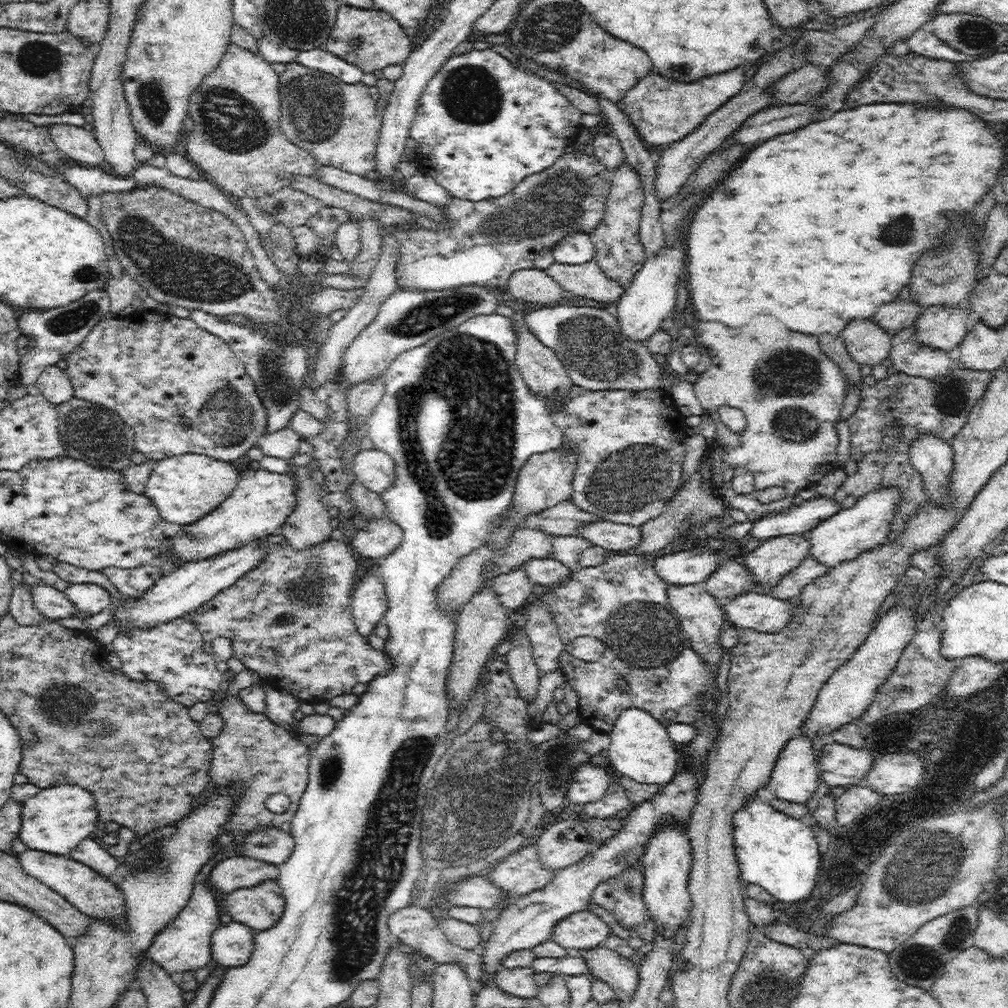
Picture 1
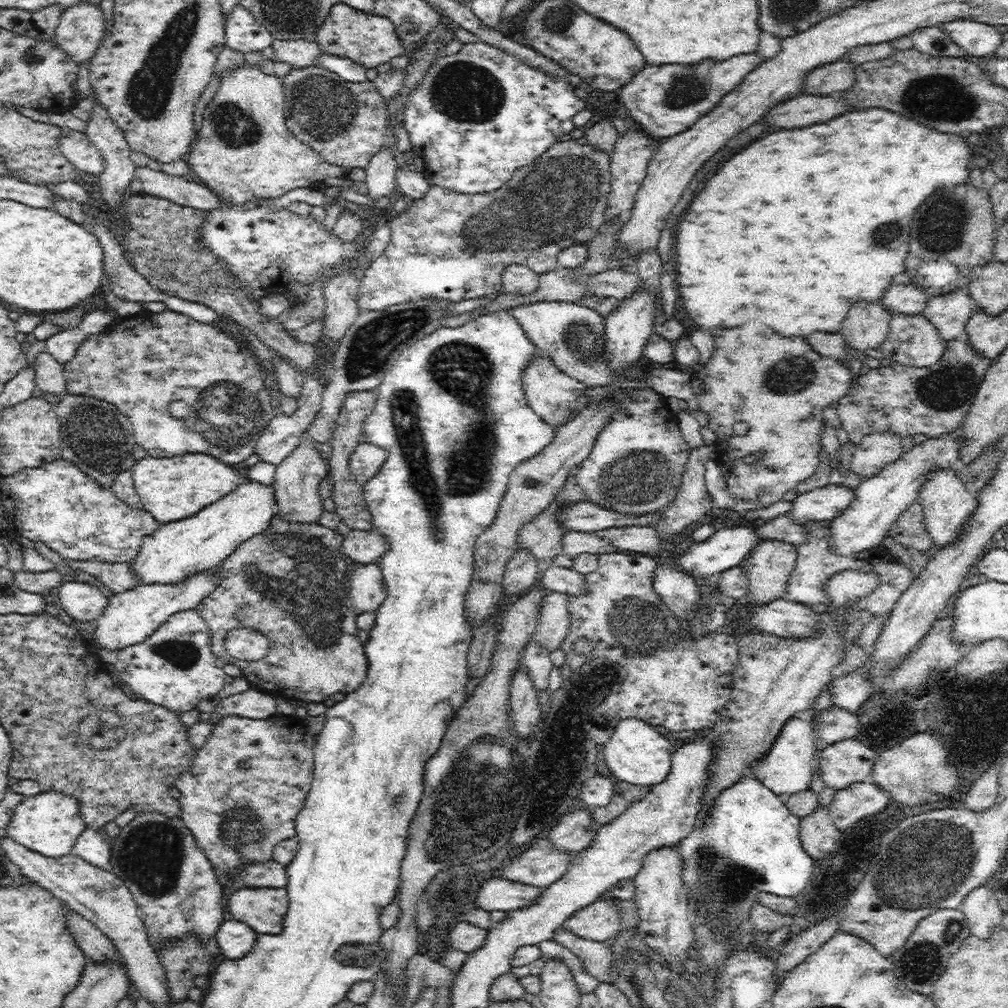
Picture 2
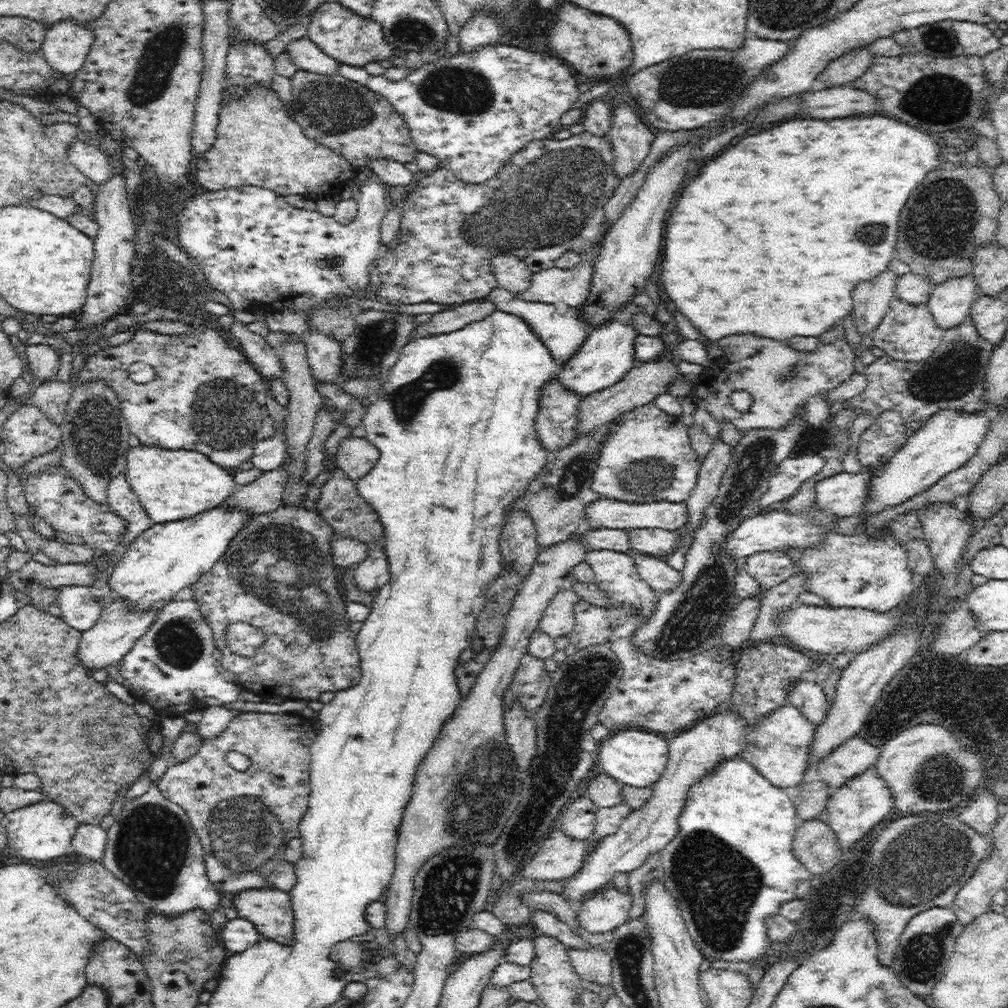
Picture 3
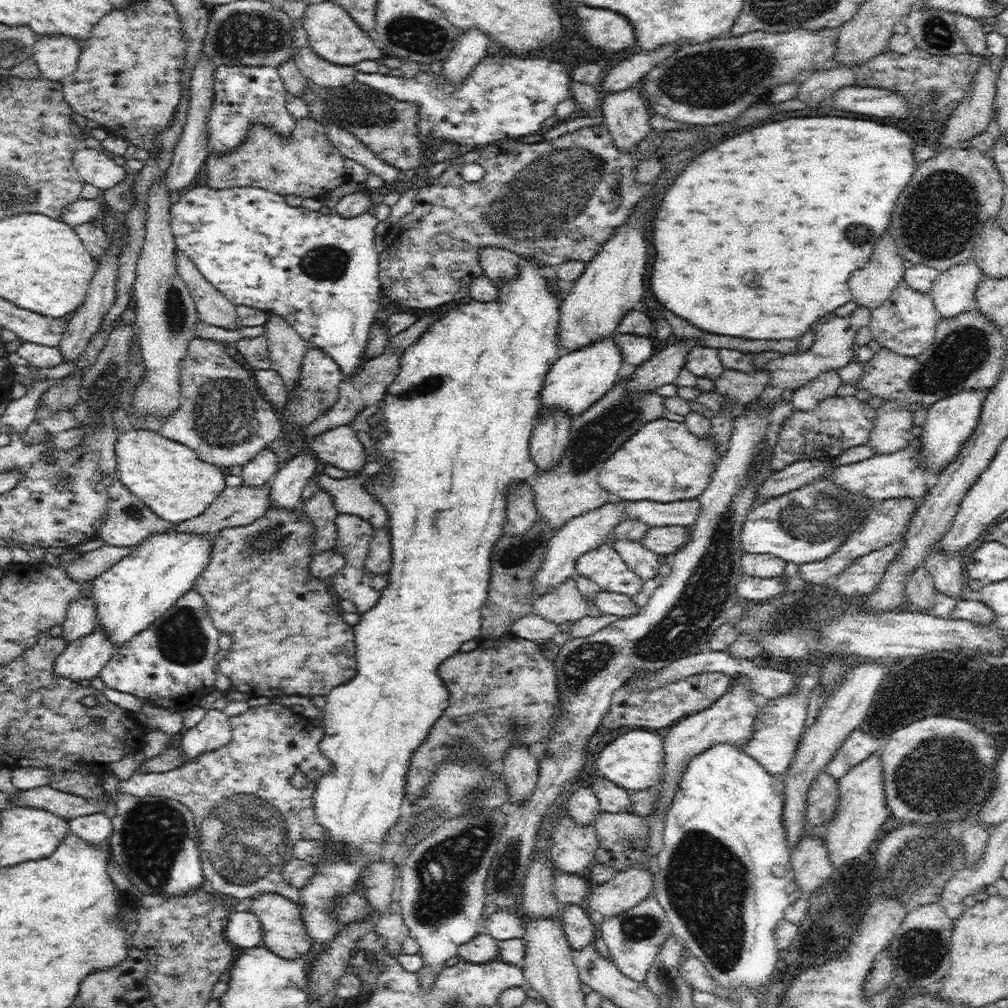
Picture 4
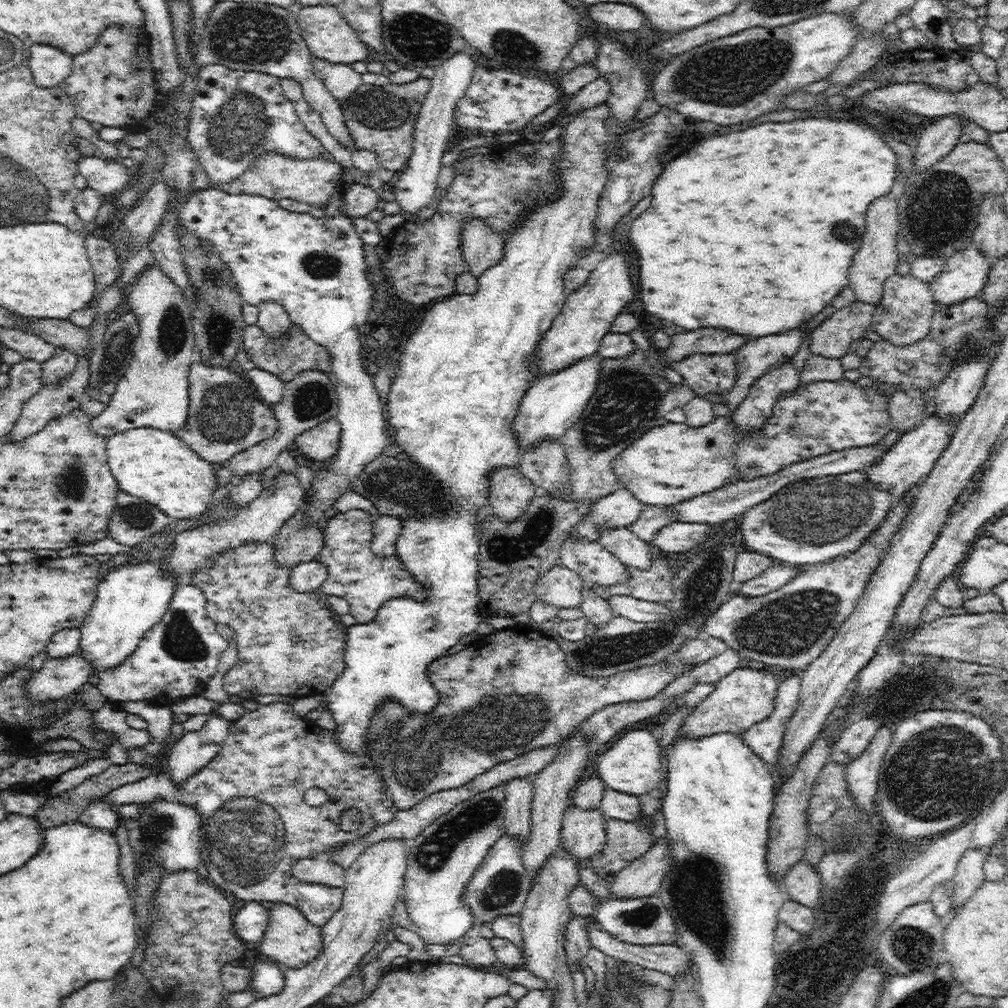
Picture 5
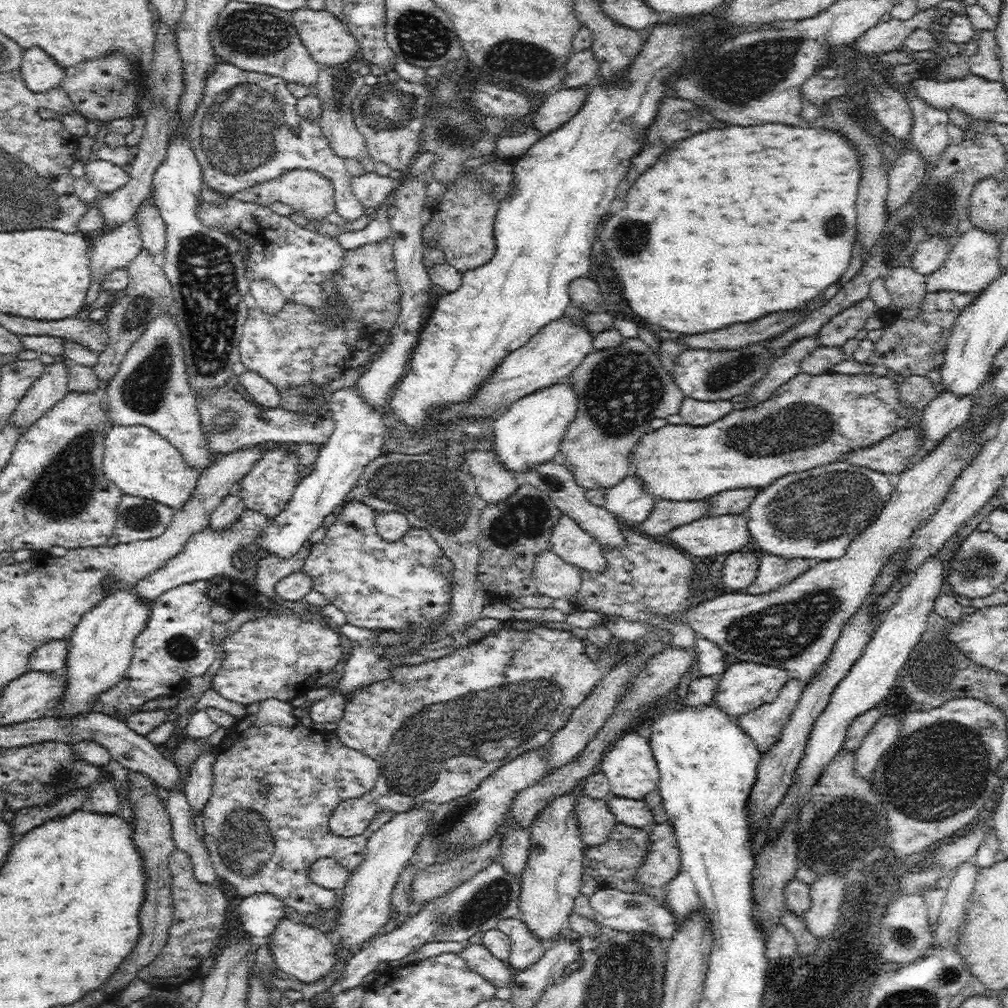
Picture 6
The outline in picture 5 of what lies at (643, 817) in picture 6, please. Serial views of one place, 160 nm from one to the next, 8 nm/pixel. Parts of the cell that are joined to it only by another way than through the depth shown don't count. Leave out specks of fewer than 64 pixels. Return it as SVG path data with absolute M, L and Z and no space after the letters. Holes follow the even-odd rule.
M604 787L603 799L599 811L606 819L618 819L632 822L641 817L639 795L631 795Z

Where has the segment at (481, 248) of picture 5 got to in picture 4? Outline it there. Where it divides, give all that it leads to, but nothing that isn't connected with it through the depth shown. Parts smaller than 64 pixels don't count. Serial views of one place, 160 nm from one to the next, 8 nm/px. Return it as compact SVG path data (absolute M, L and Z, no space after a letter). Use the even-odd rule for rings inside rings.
M484 246L478 254L478 261L484 269L484 274L495 284L502 280L514 280L520 274L520 258L516 252L495 246Z

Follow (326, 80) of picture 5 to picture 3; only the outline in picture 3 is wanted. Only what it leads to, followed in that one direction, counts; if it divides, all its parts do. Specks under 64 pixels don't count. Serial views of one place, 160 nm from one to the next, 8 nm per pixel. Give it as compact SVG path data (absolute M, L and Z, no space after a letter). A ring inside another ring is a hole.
M307 36L290 42L286 48L288 57L297 70L306 70L316 74L329 75L339 70L340 63L324 55L318 45Z

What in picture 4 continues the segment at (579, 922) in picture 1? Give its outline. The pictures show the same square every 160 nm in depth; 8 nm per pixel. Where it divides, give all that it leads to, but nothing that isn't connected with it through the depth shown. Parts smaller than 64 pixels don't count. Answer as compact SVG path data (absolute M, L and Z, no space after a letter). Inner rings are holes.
M628 866L605 884L591 884L586 896L587 911L610 919L634 909L654 892L654 875L649 870Z

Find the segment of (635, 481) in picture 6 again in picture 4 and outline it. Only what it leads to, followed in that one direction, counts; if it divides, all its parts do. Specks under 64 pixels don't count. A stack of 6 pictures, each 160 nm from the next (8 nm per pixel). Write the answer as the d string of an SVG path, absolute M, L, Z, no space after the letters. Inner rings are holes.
M611 499L606 504L602 504L600 508L571 518L566 524L563 524L555 532L552 541L548 543L544 560L536 571L533 582L533 596L548 594L548 592L556 590L562 582L566 582L568 578L575 576L574 566L576 566L576 560L582 554L595 550L602 544L610 543L619 522L624 517L626 517L624 507L619 504L619 501Z

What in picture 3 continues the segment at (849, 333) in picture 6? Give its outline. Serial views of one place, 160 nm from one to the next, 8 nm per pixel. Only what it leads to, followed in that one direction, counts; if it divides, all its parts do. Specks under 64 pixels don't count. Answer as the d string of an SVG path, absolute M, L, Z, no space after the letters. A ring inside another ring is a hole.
M730 334L726 338L716 341L721 350L721 356L703 368L702 373L692 383L691 397L698 407L706 409L719 423L730 422L744 435L753 429L784 429L804 409L806 402L817 395L827 395L831 391L842 390L847 386L847 380L854 374L854 359L858 357L852 346L843 337L842 340L833 341L818 346L818 350L794 350L788 346L786 340L772 340L754 334ZM736 390L747 390L754 403L747 412L738 412L730 402L730 396Z

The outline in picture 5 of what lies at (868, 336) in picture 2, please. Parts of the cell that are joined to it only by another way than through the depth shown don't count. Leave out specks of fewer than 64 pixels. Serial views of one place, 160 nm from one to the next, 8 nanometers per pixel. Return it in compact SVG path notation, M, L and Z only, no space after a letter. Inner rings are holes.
M886 196L886 198L878 198L878 202L872 202L872 208L868 210L864 244L856 252L852 268L850 268L850 276L848 276L849 287L858 301L877 305L882 298L884 280L896 274L896 266L901 256L896 247L896 234L899 232L899 210L896 208L896 202L890 200L890 196Z

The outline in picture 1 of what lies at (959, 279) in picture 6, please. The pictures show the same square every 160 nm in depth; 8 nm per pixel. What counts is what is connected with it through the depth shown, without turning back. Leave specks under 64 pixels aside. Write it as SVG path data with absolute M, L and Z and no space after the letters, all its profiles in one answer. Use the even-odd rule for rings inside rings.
M967 303L925 307L915 322L915 342L946 352L956 348L968 332L966 324L971 311Z

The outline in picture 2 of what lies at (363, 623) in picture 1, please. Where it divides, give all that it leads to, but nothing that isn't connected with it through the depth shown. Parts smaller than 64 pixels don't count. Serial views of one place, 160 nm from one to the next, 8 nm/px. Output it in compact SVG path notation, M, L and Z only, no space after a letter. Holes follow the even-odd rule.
M378 561L355 568L349 582L351 593L348 595L348 600L351 609L356 614L375 613L387 595L387 586Z

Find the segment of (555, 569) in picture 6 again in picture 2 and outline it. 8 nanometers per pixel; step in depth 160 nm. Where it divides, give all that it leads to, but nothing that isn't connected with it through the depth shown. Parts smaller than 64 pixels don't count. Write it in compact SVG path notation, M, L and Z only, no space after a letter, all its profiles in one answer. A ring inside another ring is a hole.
M558 591L547 592L543 596L532 639L550 651L559 648L568 636L568 597L568 594Z

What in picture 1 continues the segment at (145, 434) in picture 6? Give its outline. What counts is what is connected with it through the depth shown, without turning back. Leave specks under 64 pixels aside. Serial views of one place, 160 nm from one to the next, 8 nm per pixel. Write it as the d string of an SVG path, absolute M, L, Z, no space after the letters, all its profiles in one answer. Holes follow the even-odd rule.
M186 453L156 461L144 493L154 501L164 520L184 526L204 518L220 506L232 494L241 475L229 462L218 461L205 454Z

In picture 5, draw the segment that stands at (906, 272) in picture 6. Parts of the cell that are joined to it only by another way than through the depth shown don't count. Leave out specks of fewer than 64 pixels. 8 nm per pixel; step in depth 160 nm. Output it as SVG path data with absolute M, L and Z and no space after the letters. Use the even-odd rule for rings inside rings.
M909 273L907 275L892 274L882 284L882 298L875 305L871 324L873 330L878 332L882 339L889 340L896 346L920 342L930 332L934 308L936 308L936 302L928 282L914 278Z

